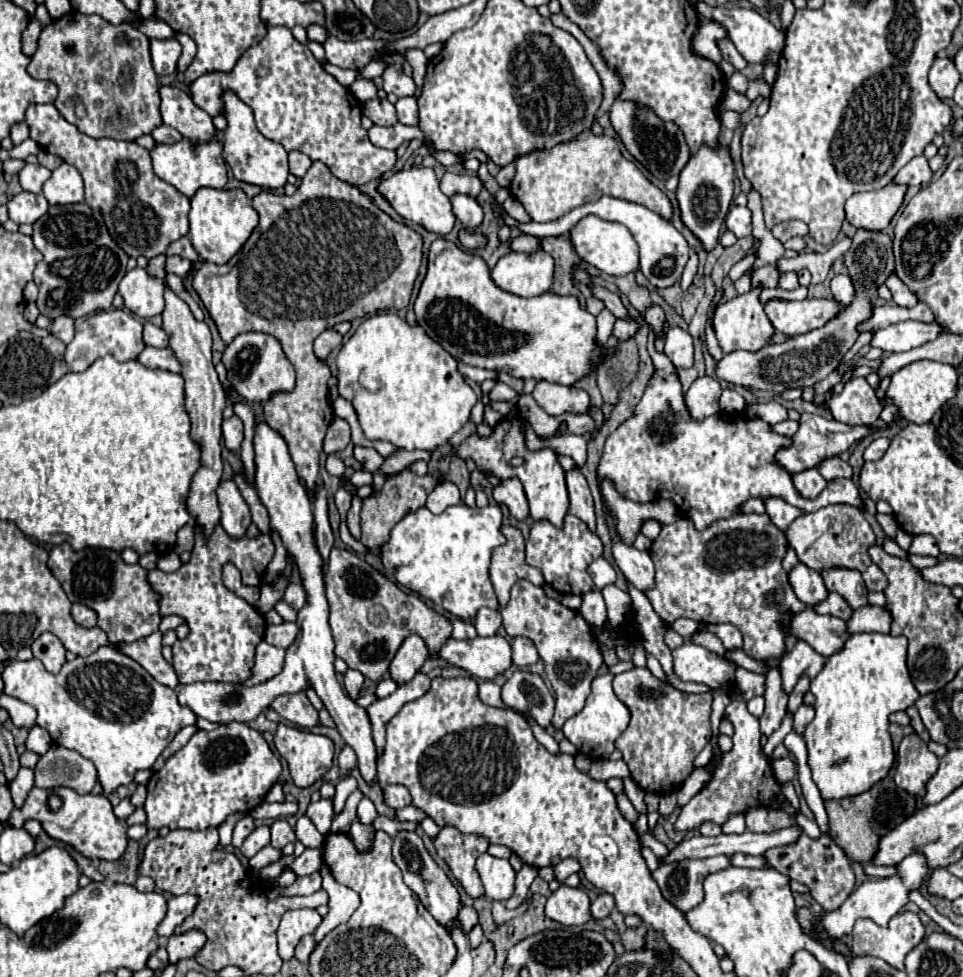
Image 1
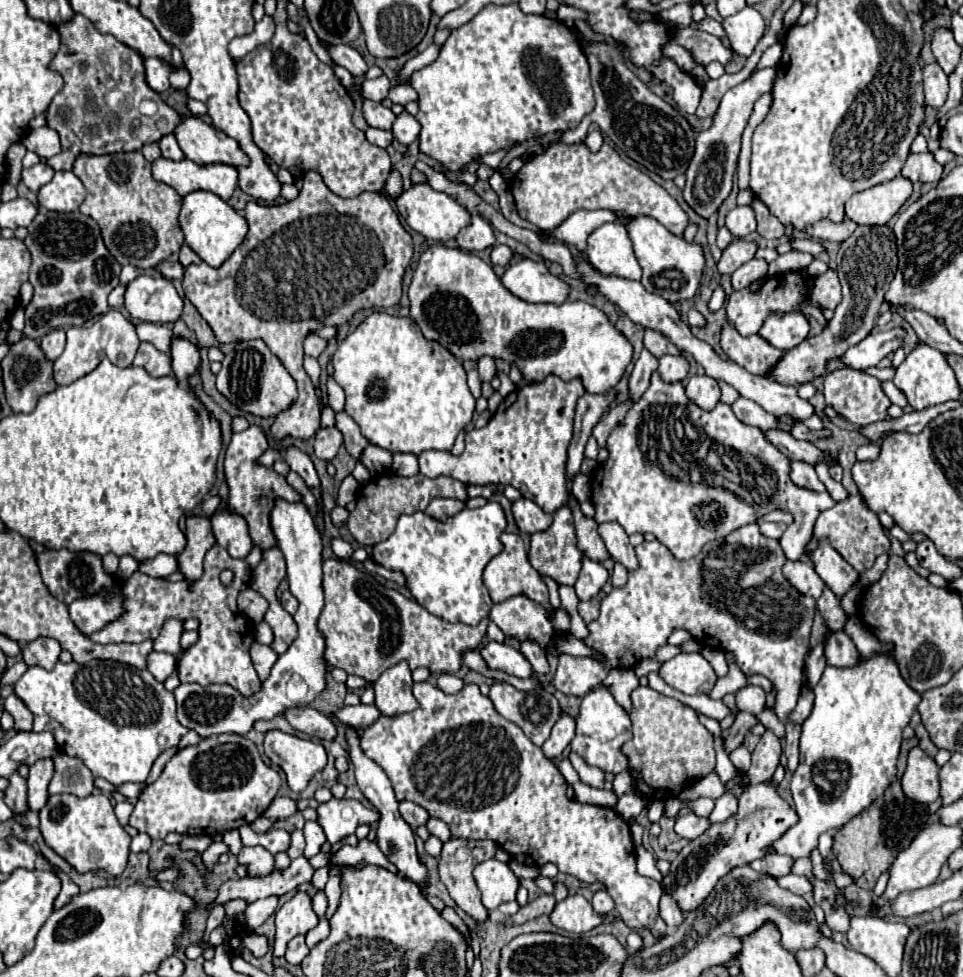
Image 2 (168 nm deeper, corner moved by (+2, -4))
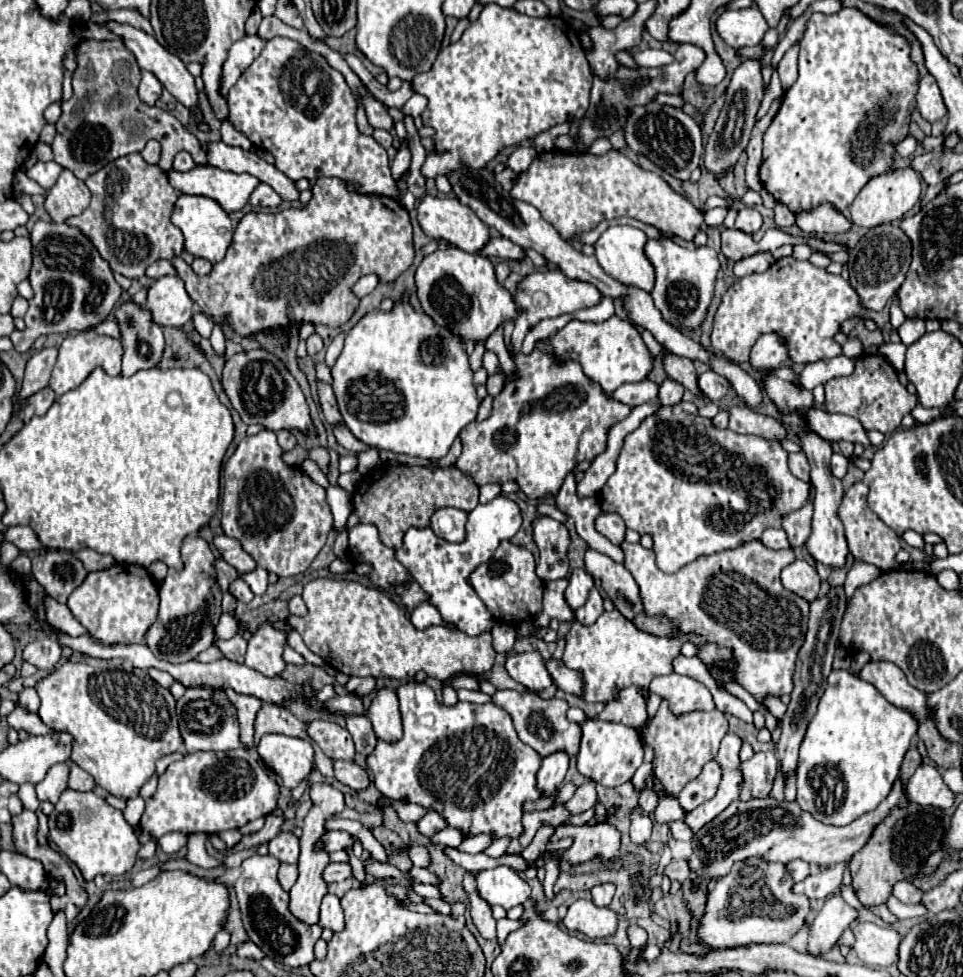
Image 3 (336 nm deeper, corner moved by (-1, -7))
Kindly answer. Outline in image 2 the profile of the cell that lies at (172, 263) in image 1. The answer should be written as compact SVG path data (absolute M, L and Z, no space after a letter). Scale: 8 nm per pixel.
M160 262L156 270L168 280L180 280L184 274L184 268L180 262Z

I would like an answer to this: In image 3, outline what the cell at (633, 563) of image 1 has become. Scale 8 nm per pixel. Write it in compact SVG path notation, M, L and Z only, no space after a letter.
M601 513L595 521L595 529L617 547L625 541L627 527L625 527L625 521L617 513Z

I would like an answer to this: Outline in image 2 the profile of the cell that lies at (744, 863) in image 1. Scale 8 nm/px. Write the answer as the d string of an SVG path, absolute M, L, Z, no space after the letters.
M770 854L770 856L764 856L760 860L754 860L750 864L750 868L758 870L762 874L770 874L774 878L780 878L792 870L792 862L794 862L794 858L788 858L782 854Z

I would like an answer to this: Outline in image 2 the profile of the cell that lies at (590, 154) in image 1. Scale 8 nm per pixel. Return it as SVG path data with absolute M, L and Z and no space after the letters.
M582 142L580 144L554 144L538 156L532 156L514 176L512 194L520 218L540 226L542 230L554 230L576 210L622 210L628 216L650 216L658 220L666 230L682 236L688 226L688 214L680 204L650 176L630 166L620 154L602 144L600 152L592 154Z

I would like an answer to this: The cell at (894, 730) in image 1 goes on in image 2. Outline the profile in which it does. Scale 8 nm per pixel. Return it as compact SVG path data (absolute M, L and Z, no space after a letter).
M916 738L902 742L902 750L900 750L897 762L896 778L892 786L886 790L886 794L882 798L878 798L876 802L872 802L872 806L868 806L868 810L864 810L856 818L852 818L834 836L834 848L832 848L832 852L834 852L836 860L840 862L842 870L860 888L872 890L874 884L876 884L876 880L880 878L880 874L888 872L888 868L896 860L896 856L894 856L894 844L896 844L896 854L900 854L900 850L908 848L908 844L912 842L912 838L916 838L916 834L928 822L926 806L918 804L918 802L912 802L908 796L904 796L901 788L901 778L906 770L908 752L914 746L918 746Z

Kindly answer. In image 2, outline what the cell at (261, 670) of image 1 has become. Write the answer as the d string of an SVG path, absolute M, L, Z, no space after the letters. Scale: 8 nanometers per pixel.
M252 642L252 646L250 646L250 658L252 658L252 664L254 664L258 676L264 680L264 678L268 678L270 668L272 668L272 664L276 662L278 654L276 654L270 646Z

